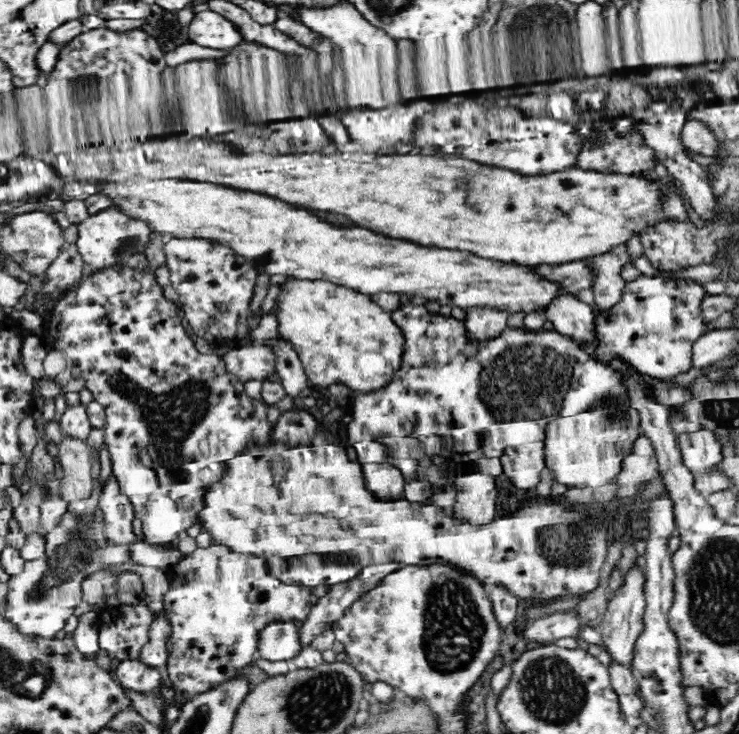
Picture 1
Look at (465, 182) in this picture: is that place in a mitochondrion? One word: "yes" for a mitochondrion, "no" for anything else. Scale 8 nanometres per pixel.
yes

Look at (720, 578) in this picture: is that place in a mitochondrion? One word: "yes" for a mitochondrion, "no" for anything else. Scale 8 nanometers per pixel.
yes

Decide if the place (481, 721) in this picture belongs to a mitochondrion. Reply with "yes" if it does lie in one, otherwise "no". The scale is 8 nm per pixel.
no

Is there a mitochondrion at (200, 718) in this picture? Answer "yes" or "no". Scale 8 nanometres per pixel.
yes

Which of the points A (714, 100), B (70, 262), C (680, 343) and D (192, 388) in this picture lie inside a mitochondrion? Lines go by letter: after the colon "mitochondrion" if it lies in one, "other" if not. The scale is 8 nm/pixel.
A: other
B: other
C: other
D: mitochondrion

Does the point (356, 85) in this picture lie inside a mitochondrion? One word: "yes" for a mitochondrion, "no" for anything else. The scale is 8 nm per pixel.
no

